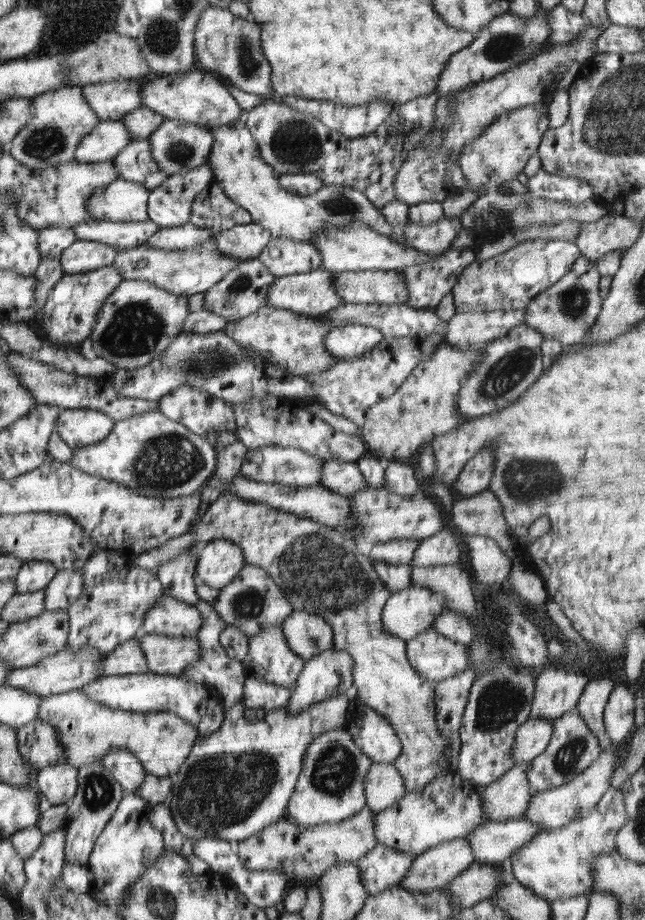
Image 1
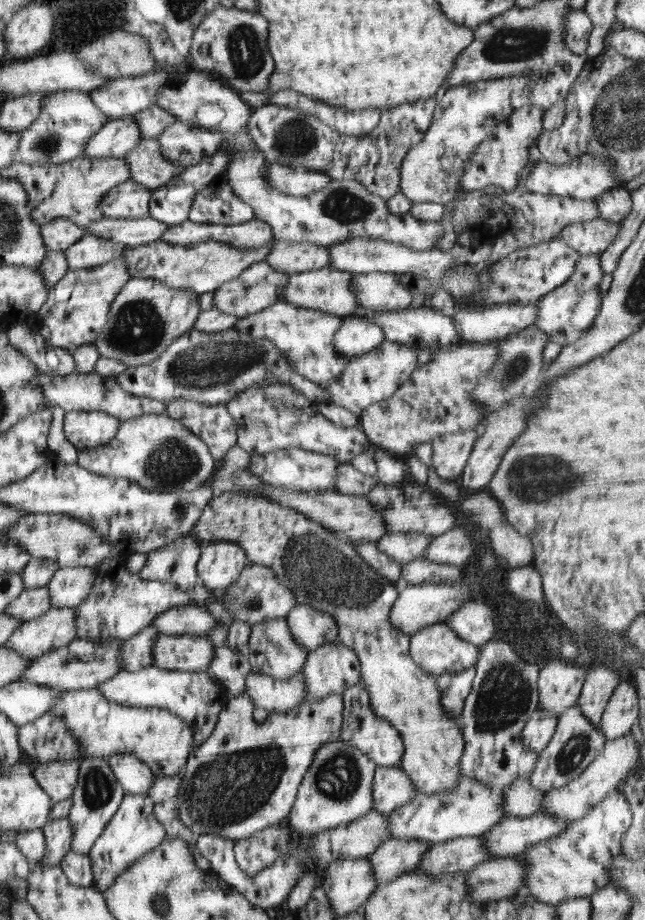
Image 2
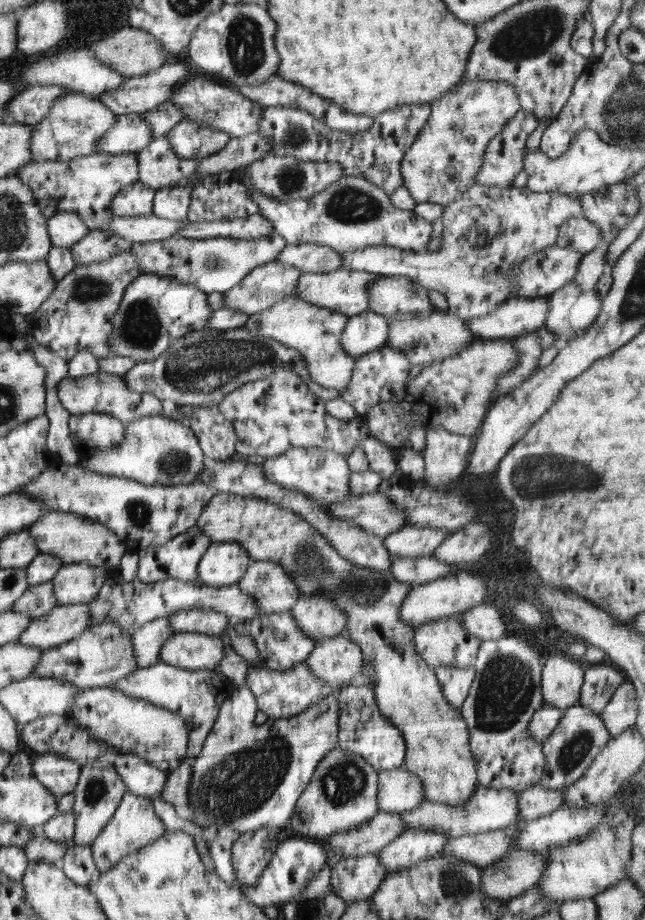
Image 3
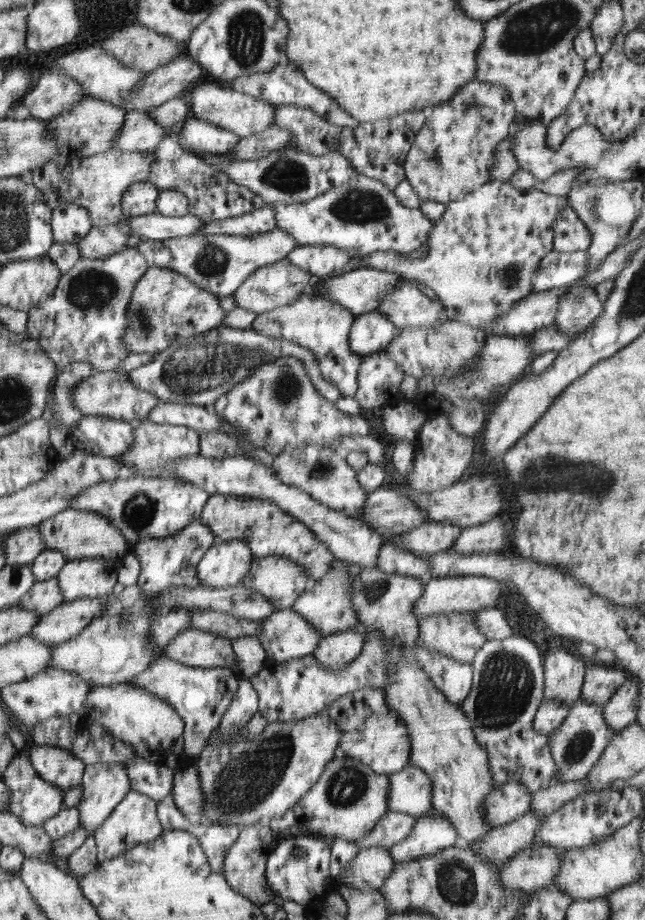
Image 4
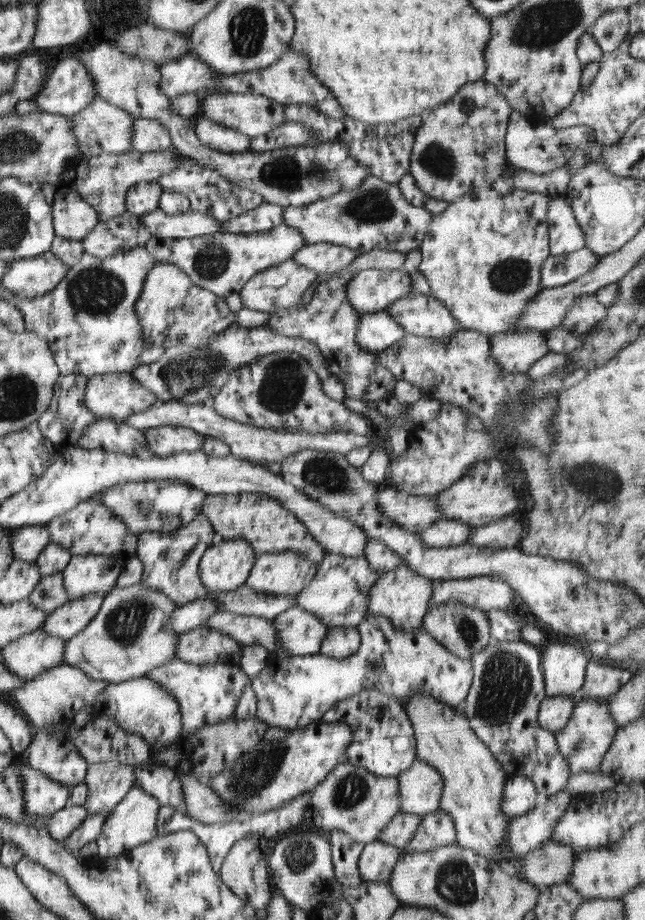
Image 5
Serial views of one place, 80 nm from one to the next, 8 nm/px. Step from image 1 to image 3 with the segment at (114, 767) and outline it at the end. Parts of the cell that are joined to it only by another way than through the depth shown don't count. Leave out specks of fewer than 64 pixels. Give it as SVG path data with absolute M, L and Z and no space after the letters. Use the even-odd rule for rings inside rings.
M116 754L111 758L128 793L153 799L164 788L168 774L161 768L132 754Z

